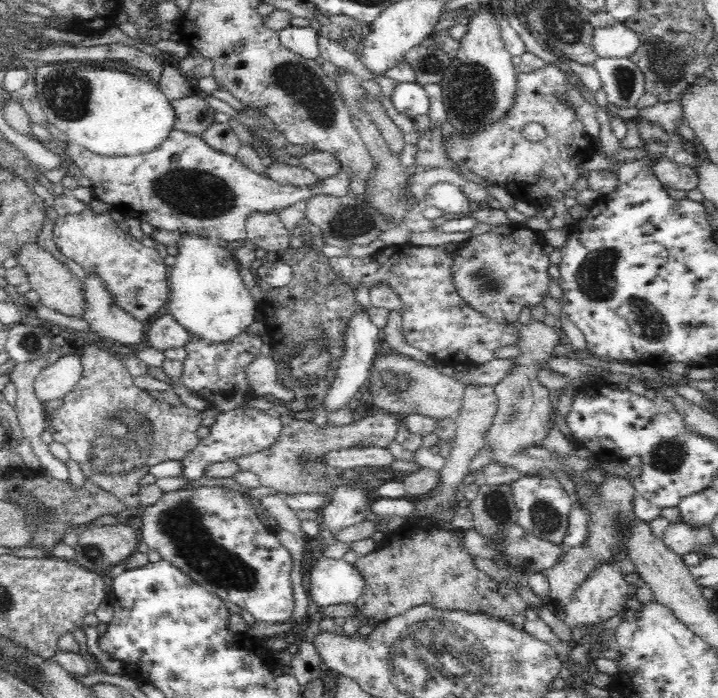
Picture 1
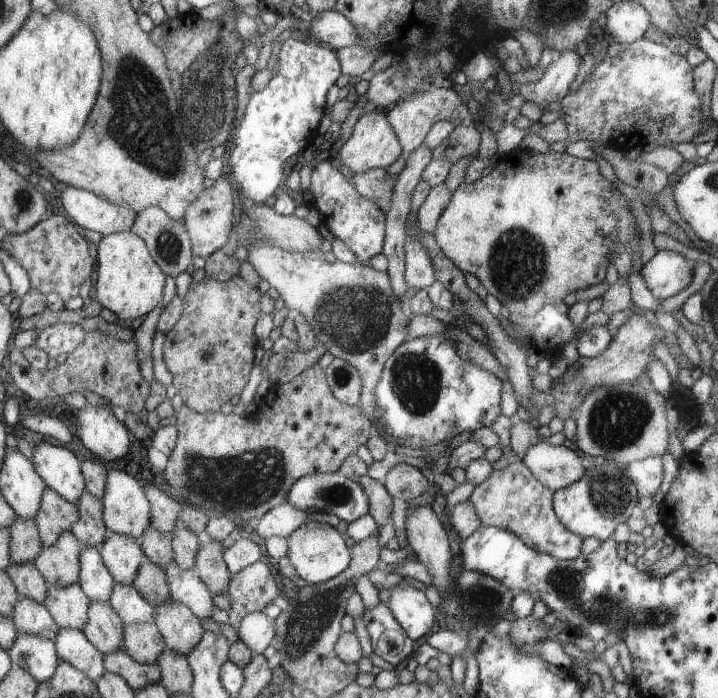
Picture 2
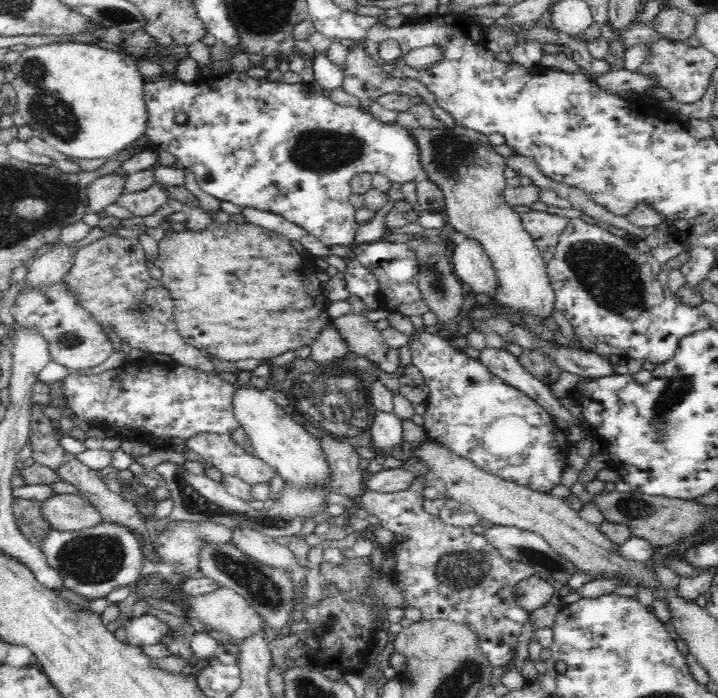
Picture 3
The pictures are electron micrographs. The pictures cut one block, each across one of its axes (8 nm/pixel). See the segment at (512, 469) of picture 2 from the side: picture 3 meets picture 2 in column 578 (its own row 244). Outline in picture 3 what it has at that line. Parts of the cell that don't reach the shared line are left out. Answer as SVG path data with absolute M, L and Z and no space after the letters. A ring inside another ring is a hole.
M537 211L521 214L521 218L525 232L534 239L541 252L547 248L553 250L571 220L564 216Z

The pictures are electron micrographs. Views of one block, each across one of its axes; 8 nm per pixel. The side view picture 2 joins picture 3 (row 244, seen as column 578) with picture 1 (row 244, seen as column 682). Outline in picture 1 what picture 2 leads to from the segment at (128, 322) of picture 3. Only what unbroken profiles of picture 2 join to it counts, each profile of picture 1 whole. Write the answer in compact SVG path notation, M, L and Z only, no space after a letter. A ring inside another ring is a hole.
M86 209L80 214L59 216L53 227L52 240L60 252L70 260L82 264L86 272L96 273L120 309L134 320L148 322L158 308L169 300L168 270L158 251L144 246L130 233L122 232L108 213L95 214Z

